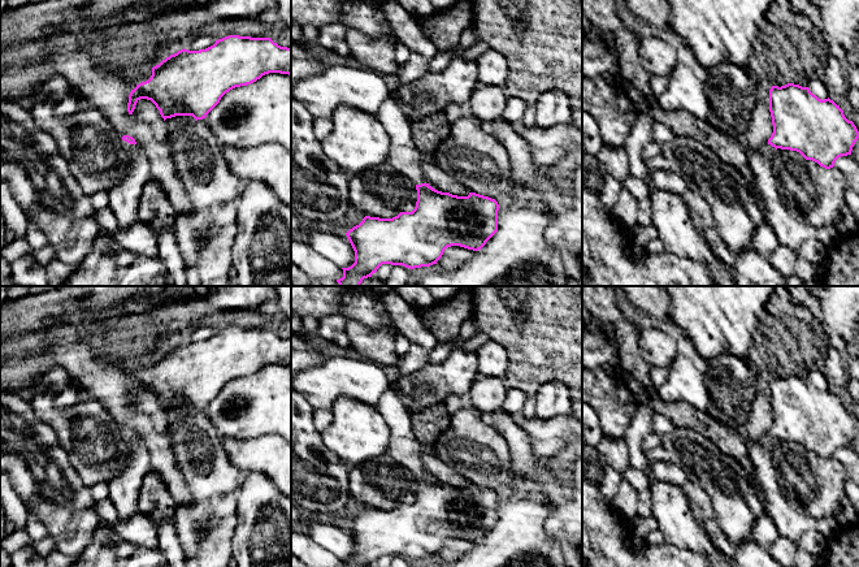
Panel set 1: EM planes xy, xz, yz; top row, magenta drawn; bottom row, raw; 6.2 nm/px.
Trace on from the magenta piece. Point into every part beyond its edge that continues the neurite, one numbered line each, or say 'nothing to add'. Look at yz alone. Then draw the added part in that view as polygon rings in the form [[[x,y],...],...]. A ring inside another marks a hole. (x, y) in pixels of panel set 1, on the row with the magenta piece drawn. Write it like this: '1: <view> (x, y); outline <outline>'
1: yz (792, 229); outline [[[737,133],[736,138],[746,151],[746,159],[755,179],[755,191],[763,203],[764,221],[773,228],[780,244],[797,254],[807,239],[817,238],[825,242],[838,235],[834,225],[814,226],[803,218],[791,202],[782,200],[772,164],[775,147],[765,143],[755,150],[749,144],[746,134]]]

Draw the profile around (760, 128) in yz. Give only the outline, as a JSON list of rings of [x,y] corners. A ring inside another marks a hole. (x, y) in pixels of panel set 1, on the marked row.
[[[760,78],[756,81],[755,105],[751,111],[751,120],[749,121],[749,129],[746,133],[749,144],[755,150],[768,143],[768,139],[773,133],[772,117],[769,112],[771,87],[772,85],[768,78]]]

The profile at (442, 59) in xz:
[[[438,51],[437,55],[430,60],[429,70],[426,74],[444,70],[451,62],[454,55],[455,51]]]

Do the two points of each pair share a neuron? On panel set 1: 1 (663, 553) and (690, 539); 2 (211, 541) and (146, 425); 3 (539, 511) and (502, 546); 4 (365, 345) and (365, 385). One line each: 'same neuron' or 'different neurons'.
1: different neurons
2: different neurons
3: same neuron
4: different neurons

